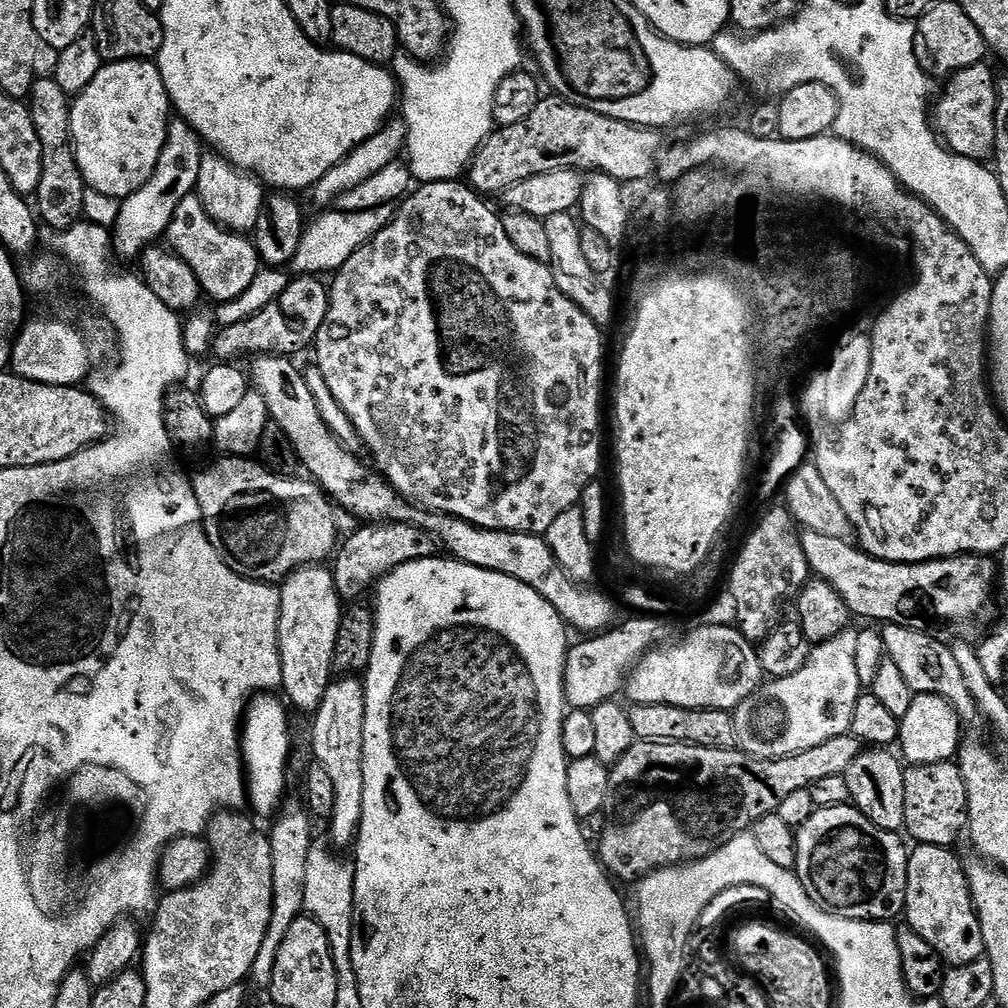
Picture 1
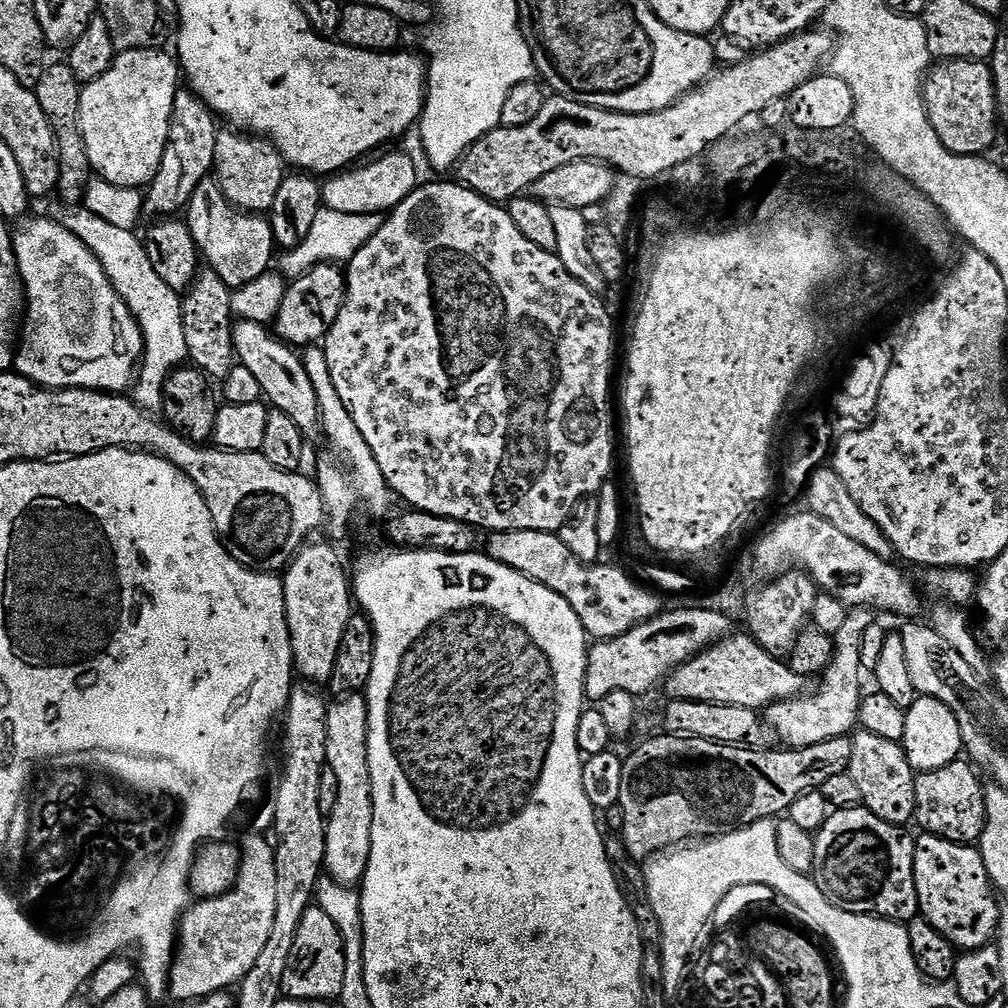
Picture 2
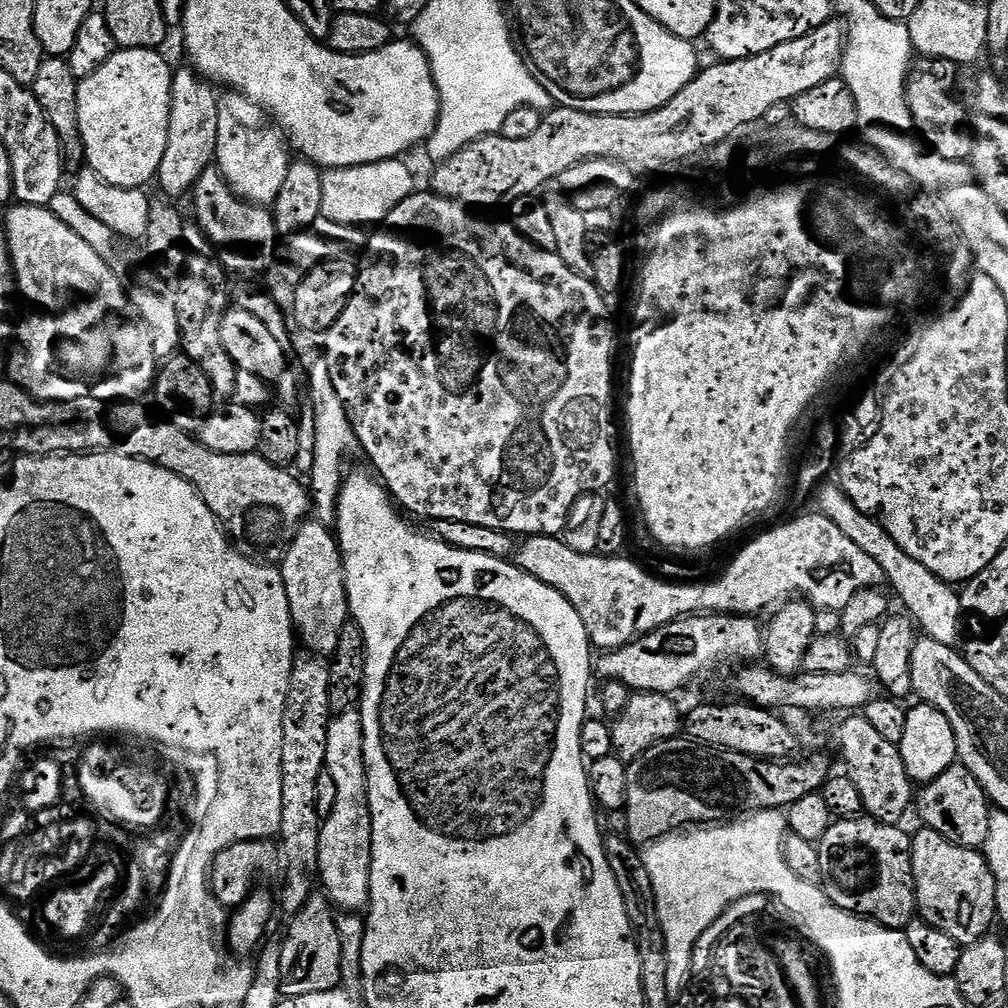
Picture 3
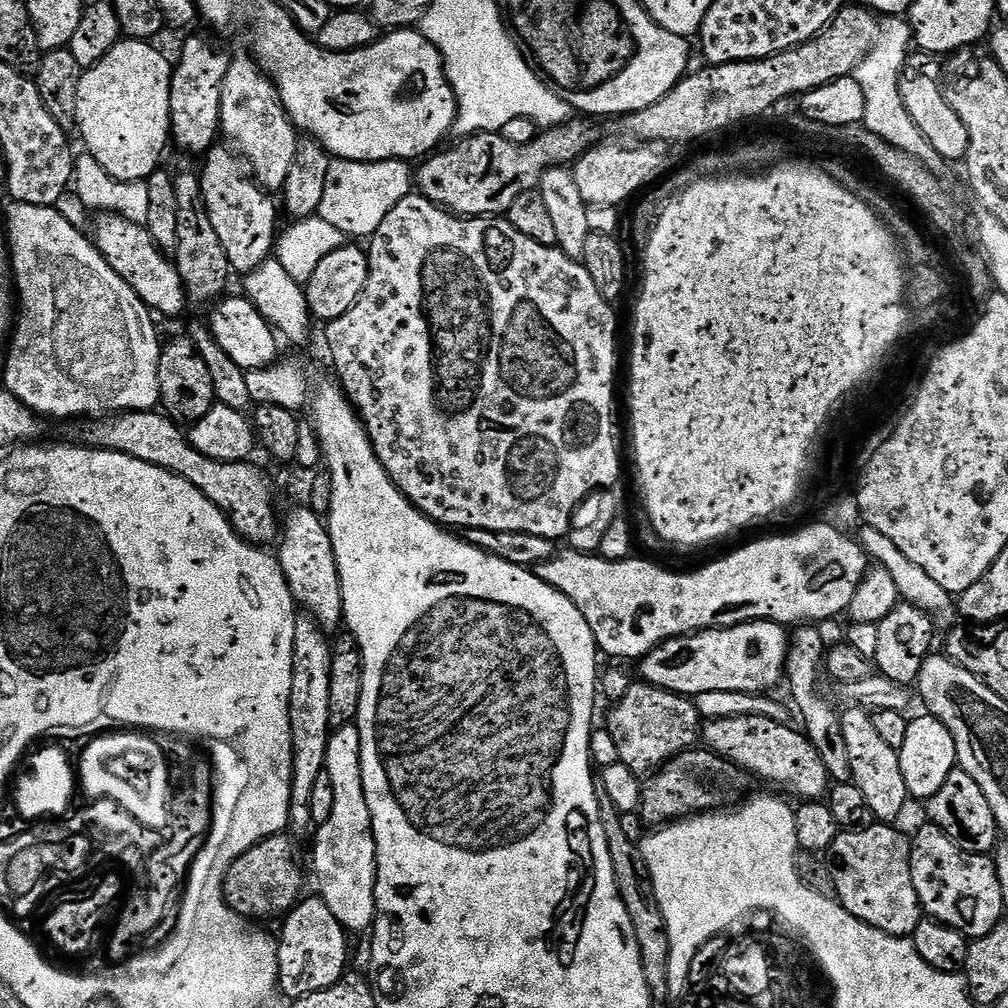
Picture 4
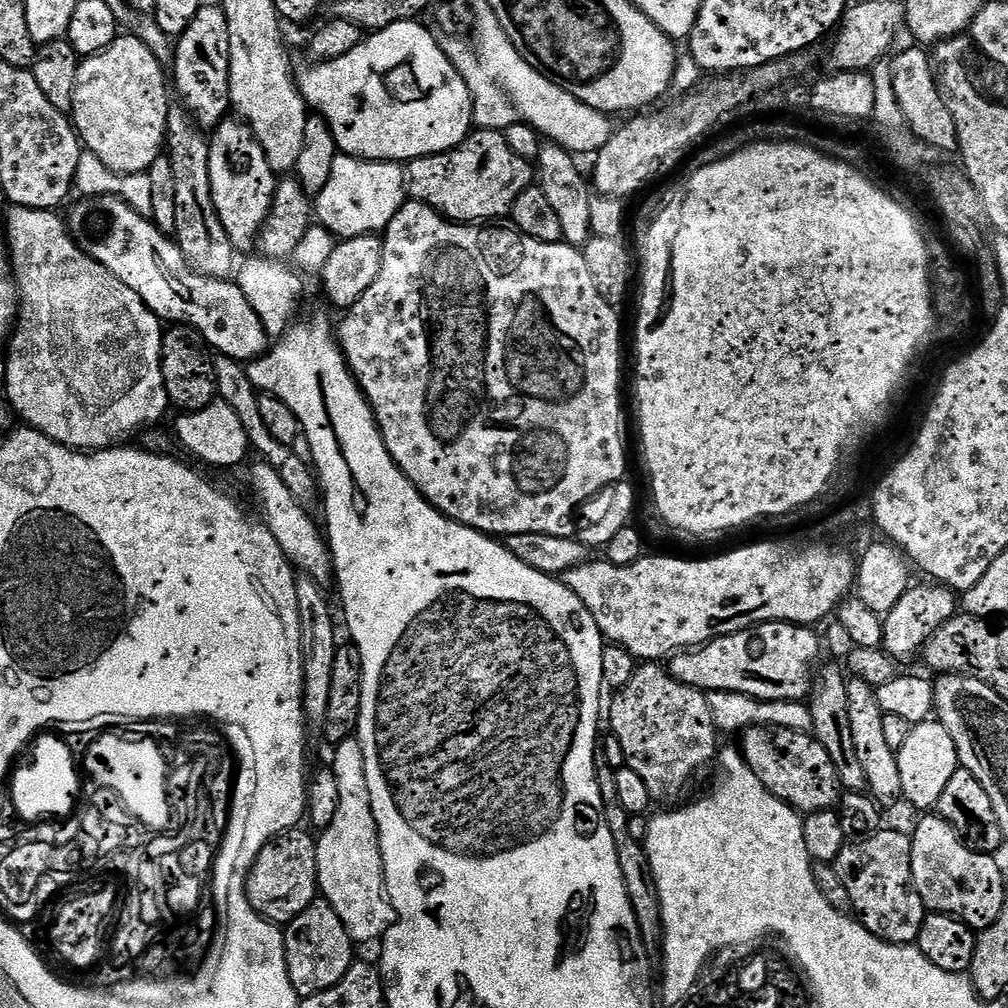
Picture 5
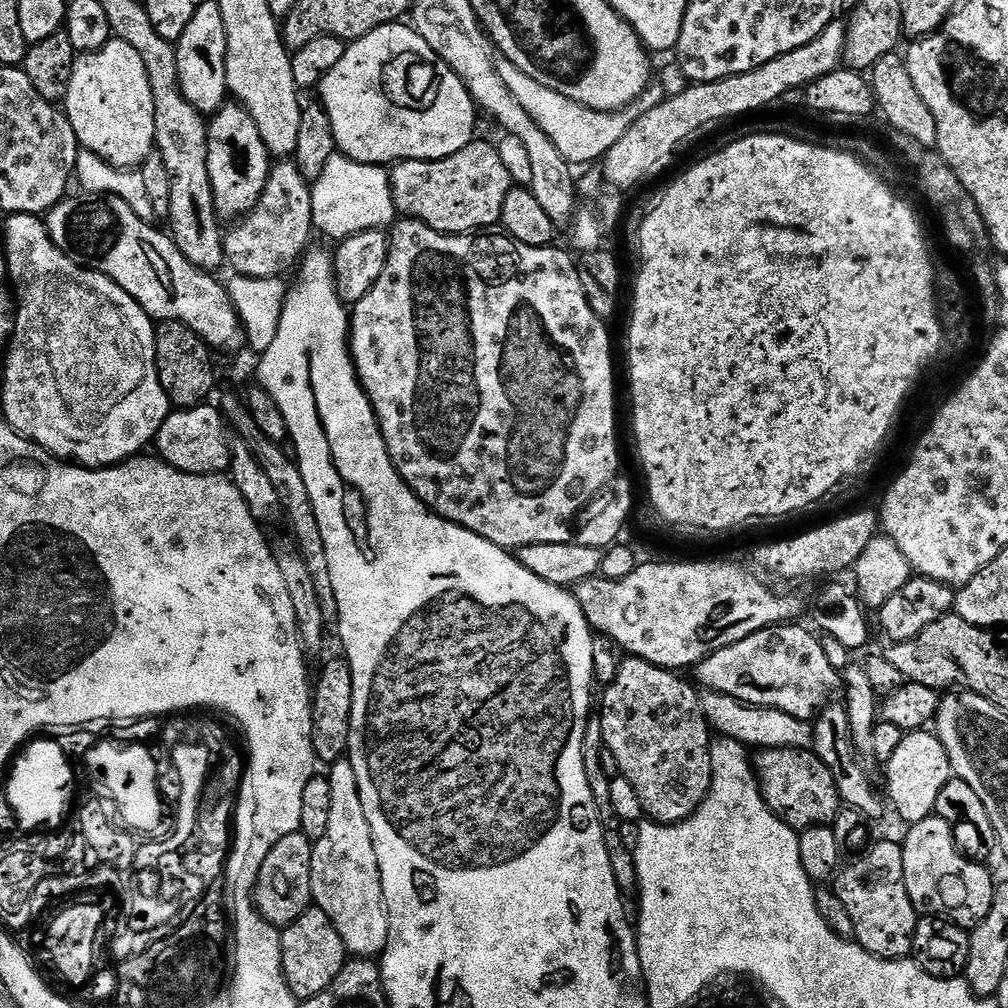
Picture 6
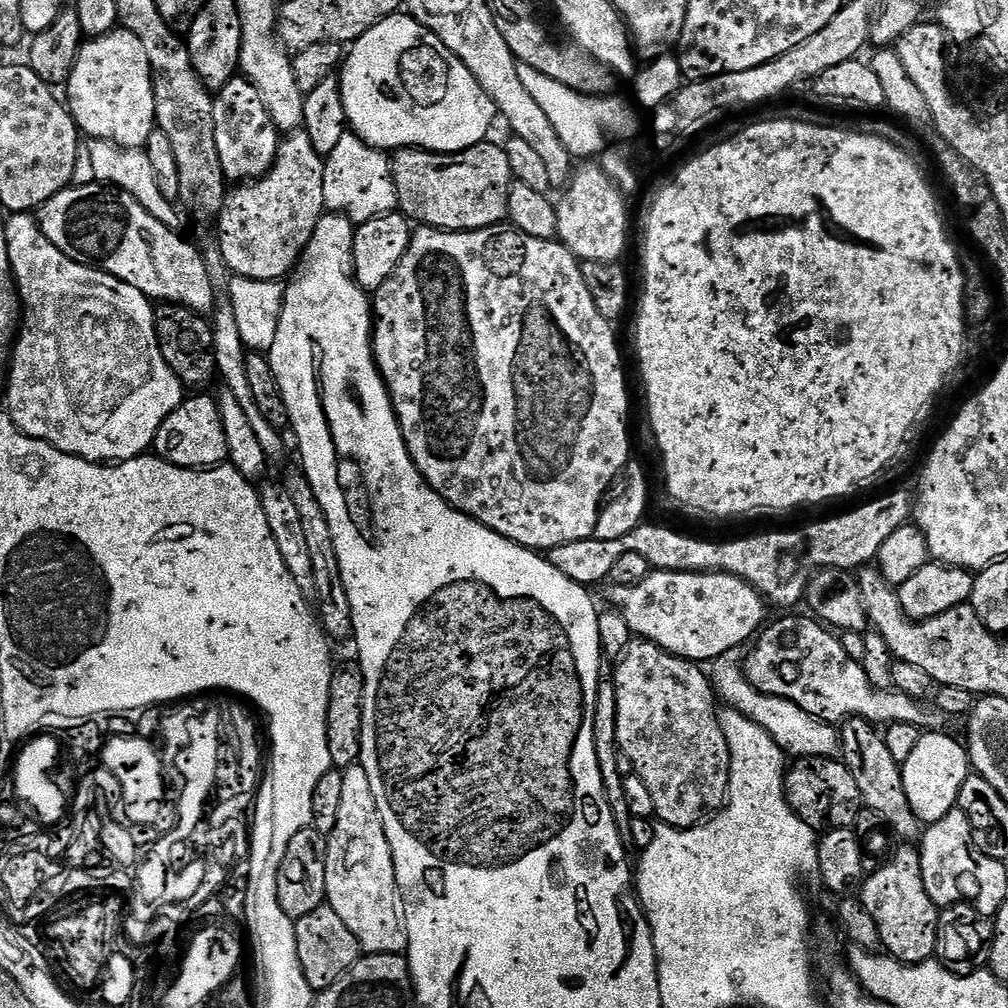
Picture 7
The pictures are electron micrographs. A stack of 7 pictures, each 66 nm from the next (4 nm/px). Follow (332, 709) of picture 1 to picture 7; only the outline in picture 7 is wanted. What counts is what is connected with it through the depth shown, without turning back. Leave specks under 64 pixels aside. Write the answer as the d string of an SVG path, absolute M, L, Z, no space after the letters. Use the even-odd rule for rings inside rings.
M360 763L343 769L343 774L338 822L327 836L326 904L346 922L365 953L400 954L405 951L406 937L396 891L394 858L374 802L374 790L370 790L370 777Z

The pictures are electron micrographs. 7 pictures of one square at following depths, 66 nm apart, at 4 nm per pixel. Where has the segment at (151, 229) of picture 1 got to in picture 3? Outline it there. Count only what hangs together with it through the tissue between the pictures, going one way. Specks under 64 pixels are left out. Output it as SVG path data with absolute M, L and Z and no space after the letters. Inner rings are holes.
M191 67L177 71L170 90L170 126L166 138L166 154L162 154L162 166L158 177L159 191L169 198L191 193L198 178L207 168L213 167L218 146L217 89Z

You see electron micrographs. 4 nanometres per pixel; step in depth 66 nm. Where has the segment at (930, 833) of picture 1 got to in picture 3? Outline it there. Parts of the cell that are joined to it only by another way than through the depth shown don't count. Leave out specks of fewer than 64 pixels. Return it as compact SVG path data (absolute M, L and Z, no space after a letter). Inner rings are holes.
M957 762L951 764L938 778L923 785L914 796L914 812L920 815L923 827L942 834L950 842L963 848L983 849L986 834L990 834L993 809L984 787L970 774L970 770Z

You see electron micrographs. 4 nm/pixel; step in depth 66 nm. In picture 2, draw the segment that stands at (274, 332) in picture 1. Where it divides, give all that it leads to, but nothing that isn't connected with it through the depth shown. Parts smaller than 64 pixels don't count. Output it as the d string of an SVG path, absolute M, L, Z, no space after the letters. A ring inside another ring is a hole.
M335 263L319 264L305 276L293 279L287 285L284 300L274 319L275 335L289 346L315 345L323 341L342 310L345 287L345 273Z

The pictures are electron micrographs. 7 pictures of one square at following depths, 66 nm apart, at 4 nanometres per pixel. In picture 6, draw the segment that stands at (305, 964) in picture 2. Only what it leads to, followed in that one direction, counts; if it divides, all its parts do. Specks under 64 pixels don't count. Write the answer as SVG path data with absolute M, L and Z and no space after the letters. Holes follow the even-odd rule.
M318 906L308 908L293 924L287 925L283 929L282 939L286 975L300 998L325 992L350 959L349 950L336 924Z

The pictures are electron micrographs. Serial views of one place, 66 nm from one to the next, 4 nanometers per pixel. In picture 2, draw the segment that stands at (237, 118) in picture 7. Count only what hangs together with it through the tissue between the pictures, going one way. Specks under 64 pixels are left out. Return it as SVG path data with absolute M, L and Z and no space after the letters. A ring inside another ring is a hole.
M215 179L203 180L198 190L194 190L186 209L186 223L197 252L228 288L235 290L244 287L273 267L274 241L267 219L229 204Z

